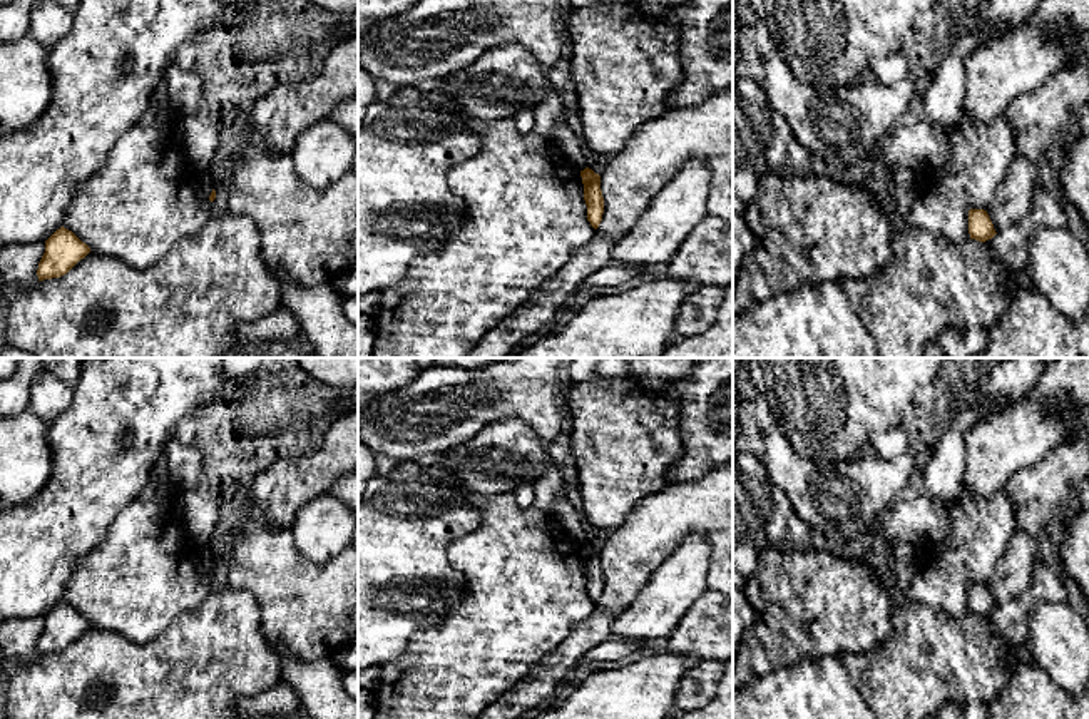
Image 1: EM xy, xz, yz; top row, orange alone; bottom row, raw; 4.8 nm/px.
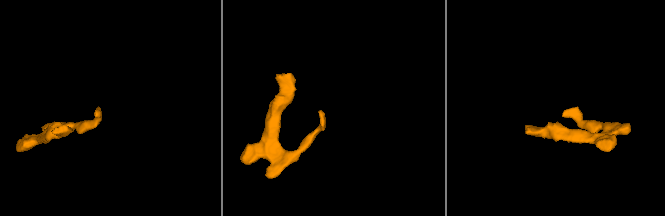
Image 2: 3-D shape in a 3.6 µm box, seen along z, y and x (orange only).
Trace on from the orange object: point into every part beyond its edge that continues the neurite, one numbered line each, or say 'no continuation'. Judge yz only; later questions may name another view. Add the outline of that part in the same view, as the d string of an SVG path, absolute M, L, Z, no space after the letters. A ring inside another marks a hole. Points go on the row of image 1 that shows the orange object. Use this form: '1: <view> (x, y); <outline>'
no continuation

